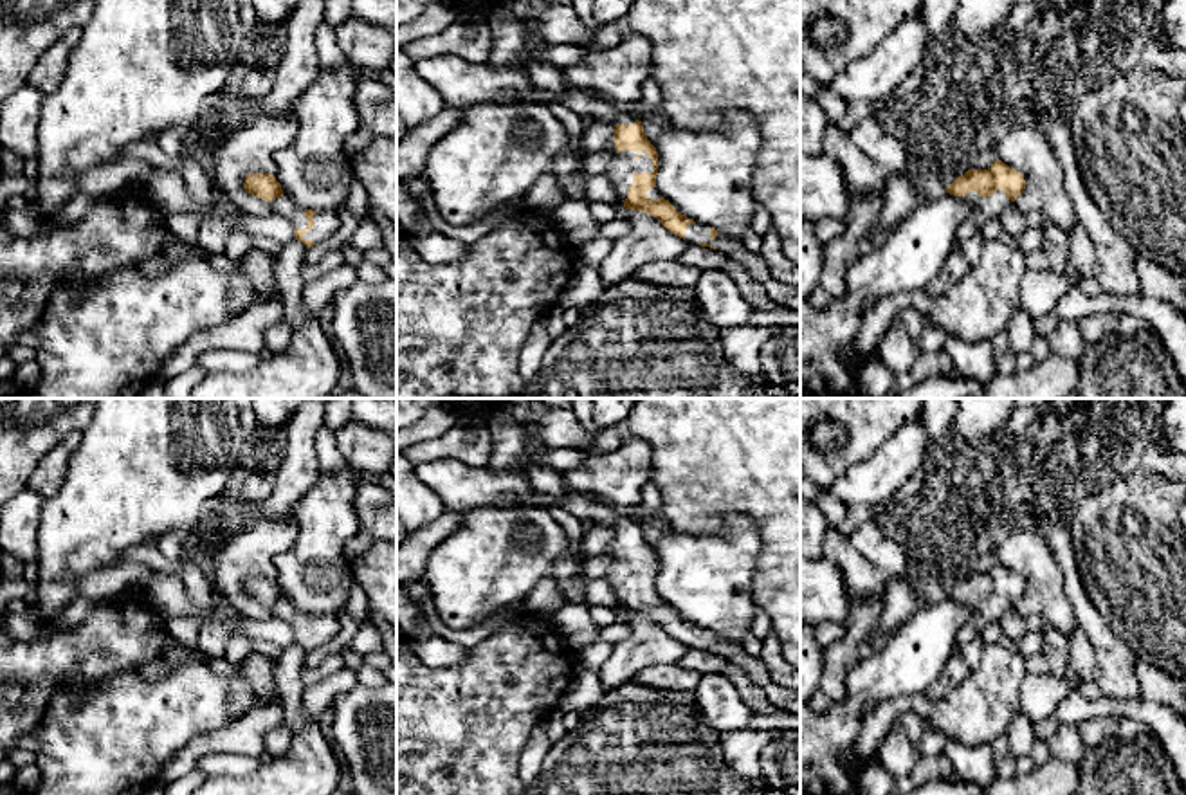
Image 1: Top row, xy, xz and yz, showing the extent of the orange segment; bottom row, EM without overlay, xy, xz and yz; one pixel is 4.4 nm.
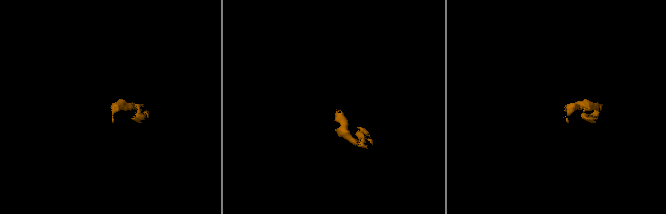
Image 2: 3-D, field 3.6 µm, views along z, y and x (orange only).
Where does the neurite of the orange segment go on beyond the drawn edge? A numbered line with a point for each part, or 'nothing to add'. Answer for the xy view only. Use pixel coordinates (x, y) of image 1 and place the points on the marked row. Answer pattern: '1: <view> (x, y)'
1: xy (325, 222)

